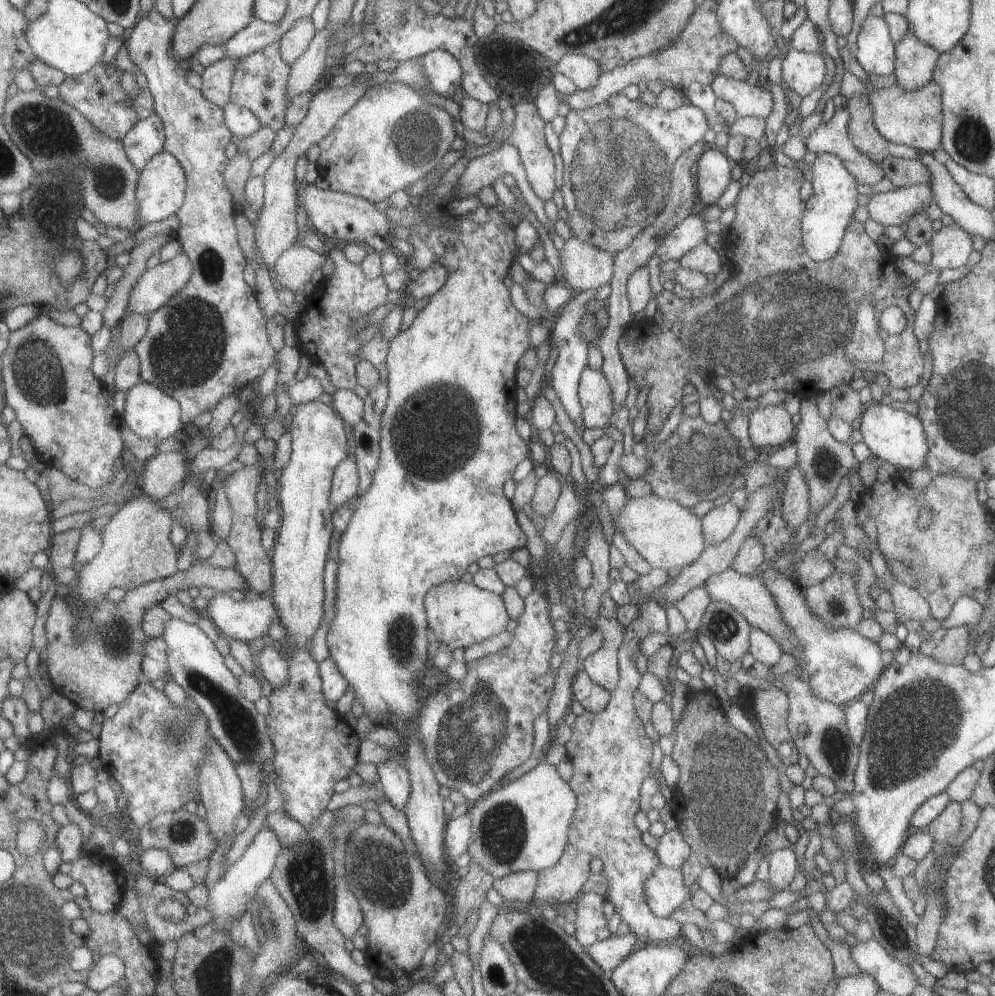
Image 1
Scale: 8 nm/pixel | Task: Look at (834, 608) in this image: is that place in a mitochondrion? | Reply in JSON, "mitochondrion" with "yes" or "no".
{"mitochondrion":"yes"}

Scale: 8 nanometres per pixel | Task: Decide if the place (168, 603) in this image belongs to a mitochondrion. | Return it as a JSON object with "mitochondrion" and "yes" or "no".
{"mitochondrion":"no"}

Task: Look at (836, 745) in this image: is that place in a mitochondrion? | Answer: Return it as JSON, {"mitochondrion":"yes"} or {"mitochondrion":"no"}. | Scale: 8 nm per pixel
{"mitochondrion":"yes"}

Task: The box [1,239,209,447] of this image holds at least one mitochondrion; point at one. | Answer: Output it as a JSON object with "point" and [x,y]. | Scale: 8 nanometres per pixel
{"point":[38,373]}

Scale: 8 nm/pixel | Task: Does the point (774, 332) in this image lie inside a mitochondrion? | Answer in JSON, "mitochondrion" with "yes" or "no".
{"mitochondrion":"yes"}

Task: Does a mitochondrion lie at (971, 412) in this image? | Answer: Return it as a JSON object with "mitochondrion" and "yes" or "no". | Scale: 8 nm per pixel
{"mitochondrion":"yes"}

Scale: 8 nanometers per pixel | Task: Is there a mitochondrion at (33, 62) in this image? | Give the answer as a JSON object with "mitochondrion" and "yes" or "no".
{"mitochondrion":"no"}

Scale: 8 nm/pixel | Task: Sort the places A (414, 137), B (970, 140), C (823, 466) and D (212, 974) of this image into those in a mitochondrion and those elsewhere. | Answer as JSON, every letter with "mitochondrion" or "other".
{"A":"mitochondrion","B":"mitochondrion","C":"mitochondrion","D":"mitochondrion"}

